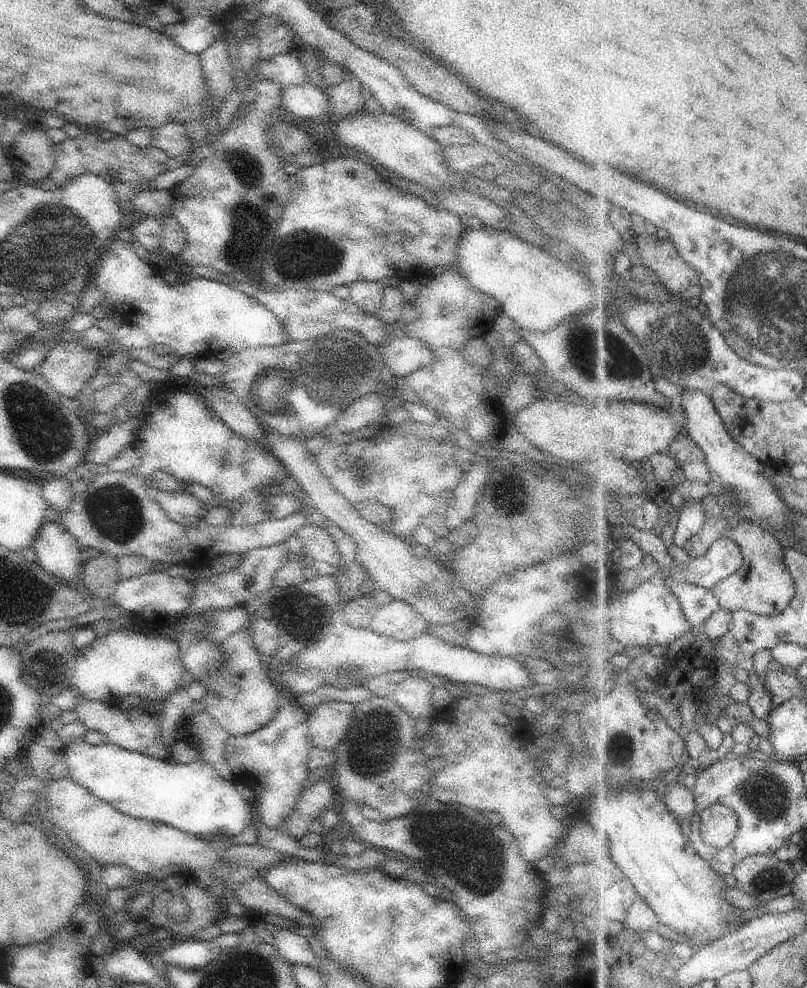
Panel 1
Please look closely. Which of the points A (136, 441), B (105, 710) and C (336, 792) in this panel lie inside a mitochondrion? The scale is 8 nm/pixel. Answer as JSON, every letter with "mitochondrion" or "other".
{"A":"other","B":"other","C":"other"}

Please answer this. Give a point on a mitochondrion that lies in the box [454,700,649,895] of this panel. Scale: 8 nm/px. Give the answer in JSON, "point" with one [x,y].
{"point":[621,751]}

